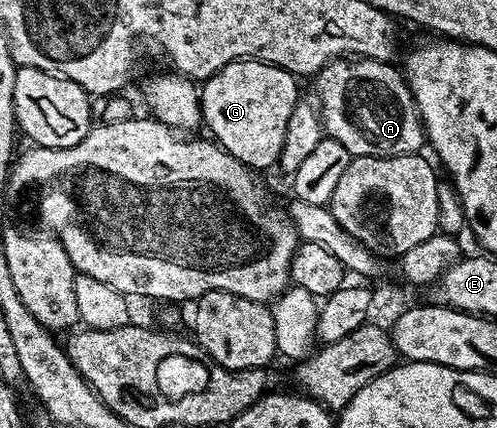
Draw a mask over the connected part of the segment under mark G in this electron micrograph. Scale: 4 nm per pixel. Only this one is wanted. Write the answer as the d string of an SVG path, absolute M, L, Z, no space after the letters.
M243 60L229 62L220 72L200 86L202 121L210 129L213 141L255 172L273 167L284 146L284 128L288 116L300 101L295 75L268 62Z

